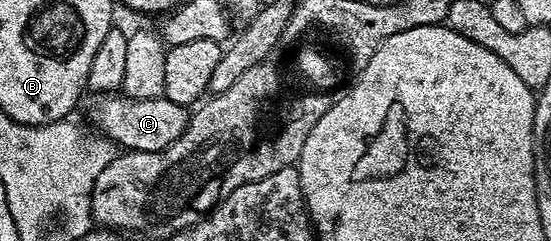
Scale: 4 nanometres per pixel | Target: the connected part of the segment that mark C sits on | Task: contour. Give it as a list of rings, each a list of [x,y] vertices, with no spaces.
[[[105,97],[102,103],[93,107],[93,123],[114,144],[122,143],[122,148],[131,151],[162,151],[171,145],[185,132],[189,123],[190,112],[180,107],[175,101],[160,99],[131,99],[120,97]]]

